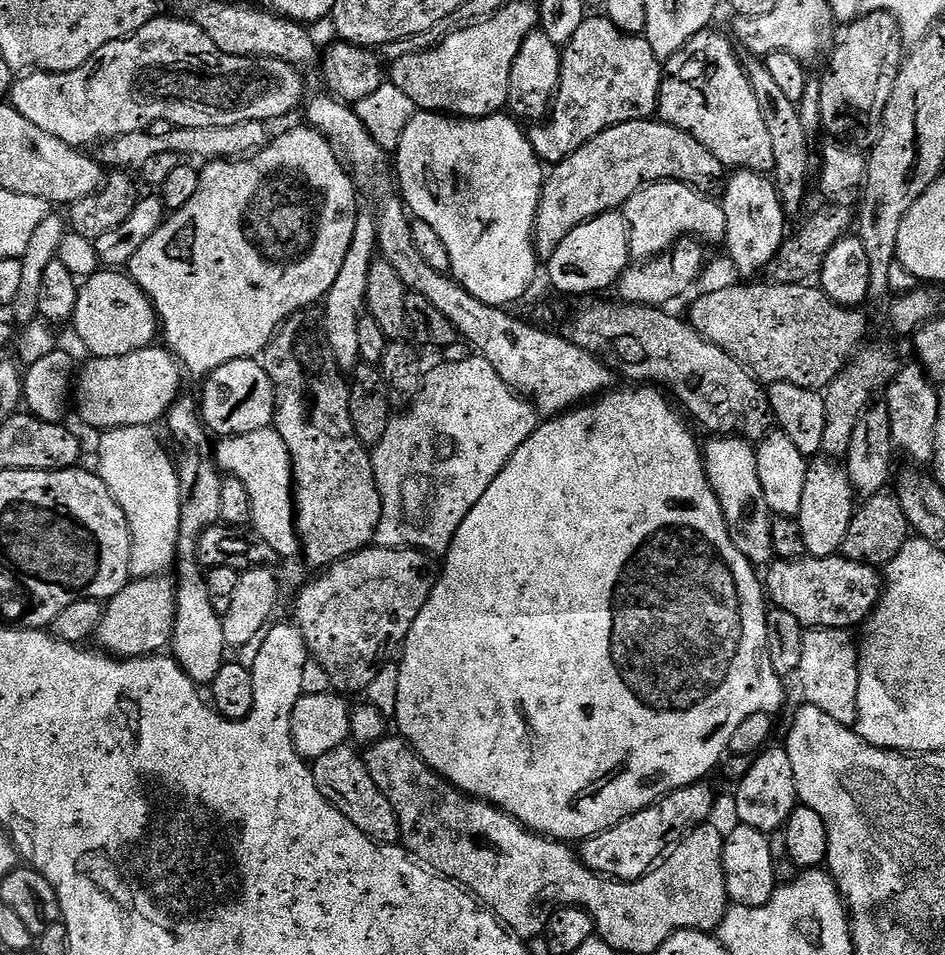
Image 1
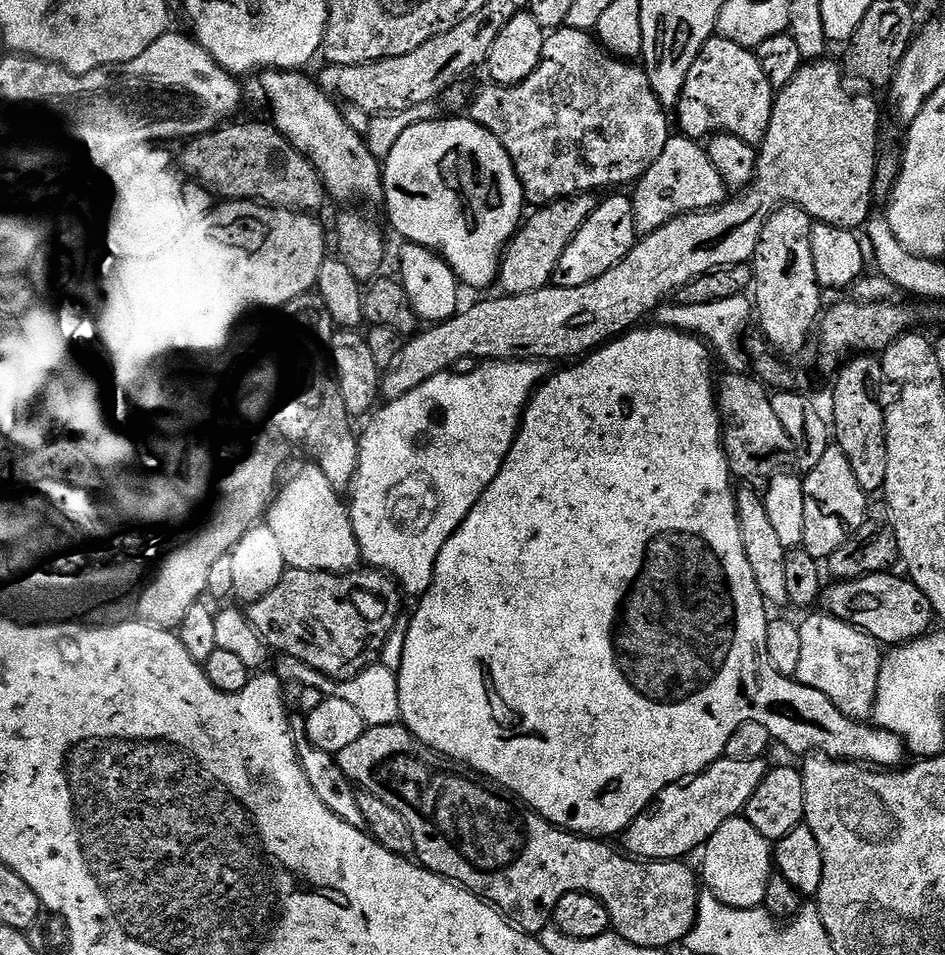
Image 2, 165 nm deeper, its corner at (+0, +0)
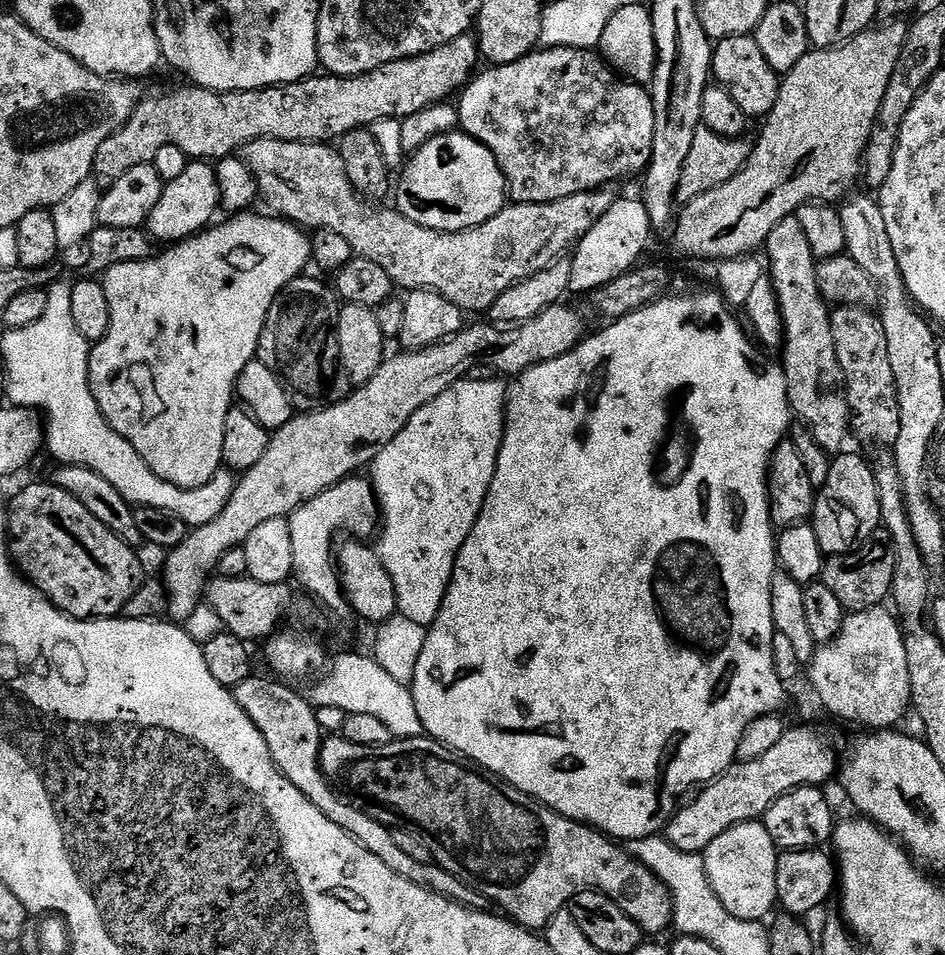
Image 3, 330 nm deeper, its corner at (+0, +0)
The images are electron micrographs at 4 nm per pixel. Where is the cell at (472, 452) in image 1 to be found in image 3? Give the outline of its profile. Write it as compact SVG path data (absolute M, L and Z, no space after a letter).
M465 378L450 385L434 398L434 402L426 402L426 406L402 426L402 434L385 446L370 465L370 483L382 517L382 527L374 544L376 557L386 566L390 582L394 582L399 615L426 629L438 618L438 610L452 580L454 562L470 530L474 530L474 522L494 478L504 437L504 409L508 406L509 385L503 382L500 378L490 382L472 382Z

